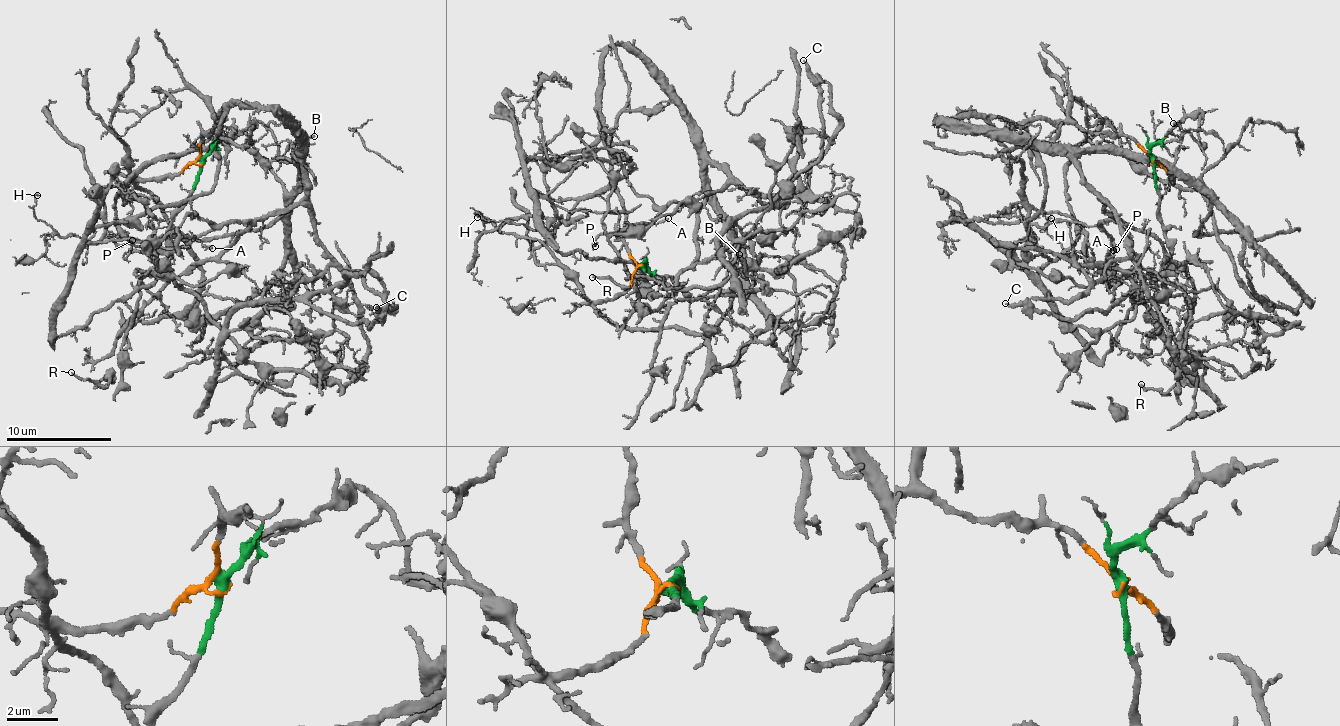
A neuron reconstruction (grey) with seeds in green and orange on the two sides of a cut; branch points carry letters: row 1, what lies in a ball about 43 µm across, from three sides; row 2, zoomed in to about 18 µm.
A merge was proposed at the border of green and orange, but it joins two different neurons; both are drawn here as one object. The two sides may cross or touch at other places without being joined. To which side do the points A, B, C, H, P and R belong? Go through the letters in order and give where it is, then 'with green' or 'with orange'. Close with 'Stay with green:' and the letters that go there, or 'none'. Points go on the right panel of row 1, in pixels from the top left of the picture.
A: place (1113, 250); with orange
B: place (1173, 123); with green
C: place (1005, 303); with green
H: place (1051, 218); with green
P: place (1116, 249); with orange
R: place (1141, 384); with green
Stay with green: B, C, H, R

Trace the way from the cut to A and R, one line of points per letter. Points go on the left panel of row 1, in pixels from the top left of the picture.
A: (204, 161), (213, 116), (248, 103), (284, 115), (305, 167), (302, 199), (219, 223), (199, 239), (212, 248)
R: (201, 161), (195, 191), (169, 226), (168, 260), (144, 275), (139, 288), (120, 383), (104, 387), (71, 371)

